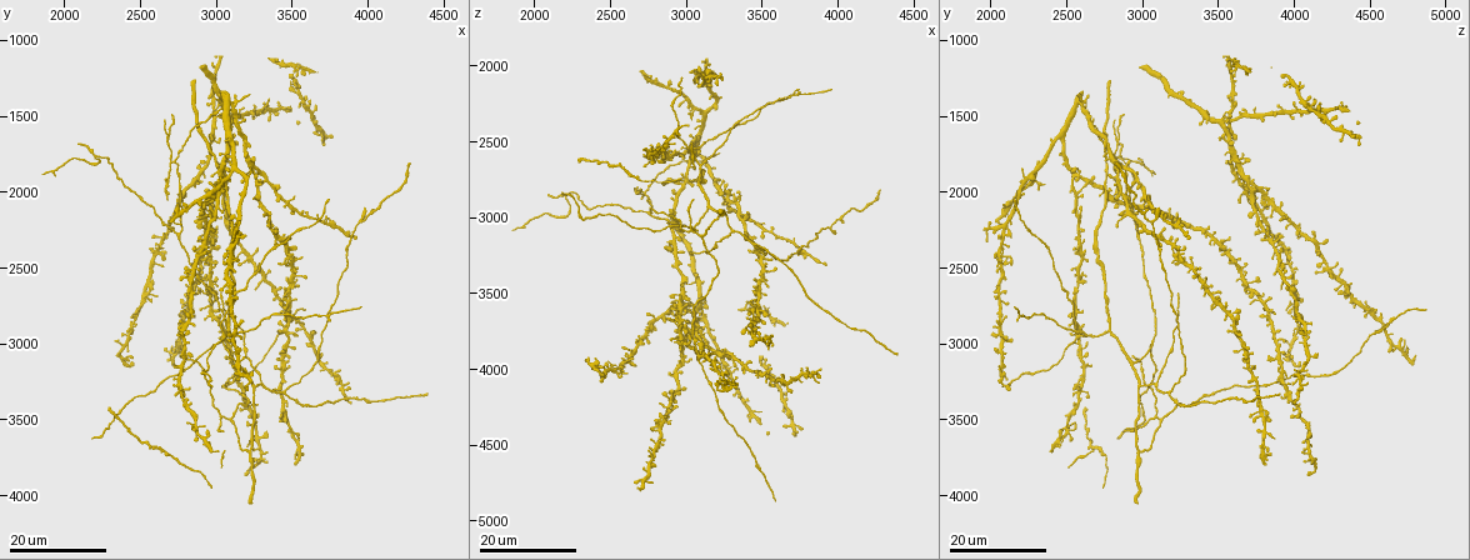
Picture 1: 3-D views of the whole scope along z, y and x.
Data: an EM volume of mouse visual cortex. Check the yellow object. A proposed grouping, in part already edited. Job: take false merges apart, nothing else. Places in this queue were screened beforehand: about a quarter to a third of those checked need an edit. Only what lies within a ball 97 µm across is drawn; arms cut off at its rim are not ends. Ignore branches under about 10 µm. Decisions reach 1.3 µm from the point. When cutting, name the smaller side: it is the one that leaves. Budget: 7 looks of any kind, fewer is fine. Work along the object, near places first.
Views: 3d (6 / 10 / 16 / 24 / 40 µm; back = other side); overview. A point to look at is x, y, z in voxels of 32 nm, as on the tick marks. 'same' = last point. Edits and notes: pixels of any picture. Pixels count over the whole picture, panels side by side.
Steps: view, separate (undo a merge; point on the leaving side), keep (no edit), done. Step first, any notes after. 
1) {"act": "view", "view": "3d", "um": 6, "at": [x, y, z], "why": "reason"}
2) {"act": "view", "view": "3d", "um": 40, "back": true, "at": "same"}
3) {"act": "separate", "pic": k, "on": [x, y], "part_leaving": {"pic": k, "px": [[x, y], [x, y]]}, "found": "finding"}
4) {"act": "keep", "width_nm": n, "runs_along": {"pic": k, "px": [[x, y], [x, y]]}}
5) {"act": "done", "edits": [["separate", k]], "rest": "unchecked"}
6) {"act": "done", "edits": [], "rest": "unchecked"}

{"act": "view", "view": "3d", "um": 16, "at": [3080, 3220, 3960], "why": "three arms meet"}

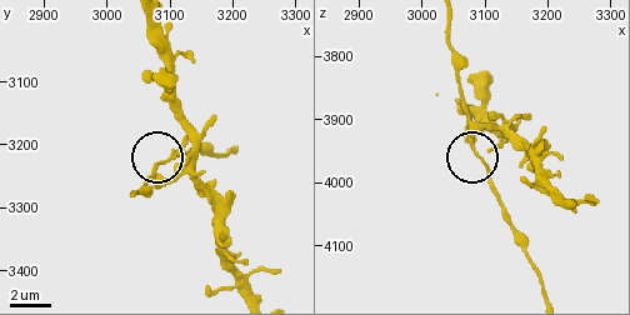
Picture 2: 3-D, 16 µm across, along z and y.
{"act": "view", "view": "3d", "um": 6, "at": [3095, 3220, 3965]}

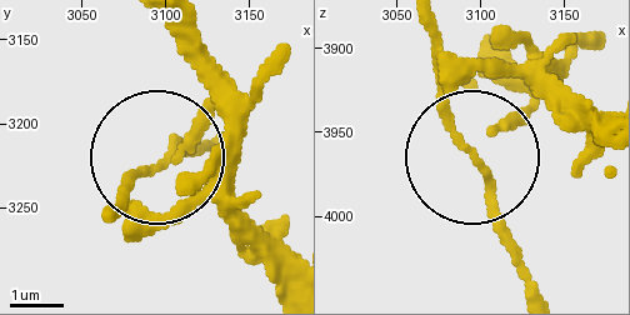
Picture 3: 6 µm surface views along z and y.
{"act": "view", "view": "3d", "um": 6, "back": true, "at": [3100, 3224, 3968]}

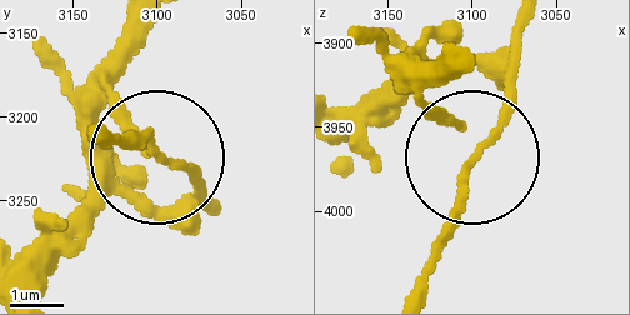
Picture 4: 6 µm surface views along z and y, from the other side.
{"act": "keep", "arms": 3, "runs_along": {"pic": 4, "px": [[156, 23], [120, 90], [160, 158], [111, 144]]}, "found": "all the same neuron"}

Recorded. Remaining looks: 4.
{"act": "view", "view": "3d", "um": 16, "at": [3080, 3500, 3120], "why": "three-way junction"}

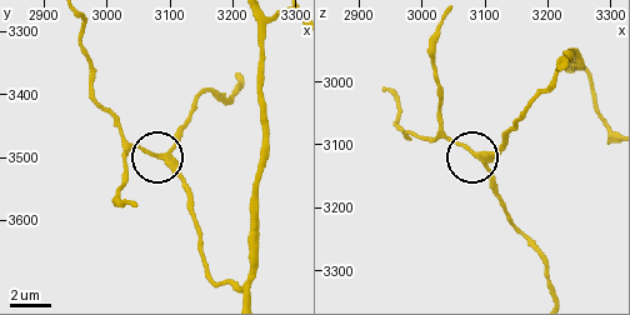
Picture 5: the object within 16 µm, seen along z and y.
{"act": "view", "view": "3d", "um": 10, "at": [3085, 3495, 3115], "why": "closer look"}

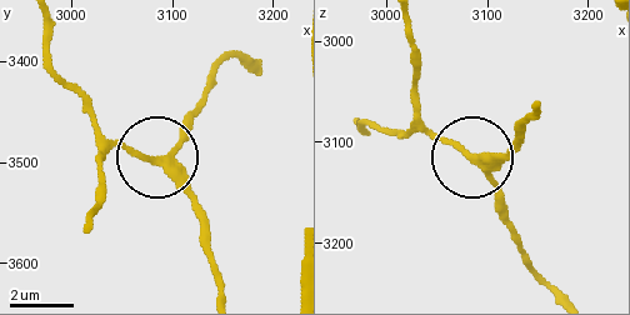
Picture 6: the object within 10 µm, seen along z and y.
{"act": "keep", "width_nm": 240, "runs_along": {"pic": 6, "px": [[558, 289], [523, 249], [493, 184], [461, 151], [415, 128]]}, "found": "continuous, no second neuron"}

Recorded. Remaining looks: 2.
{"act": "view", "view": "3d", "um": 16, "at": [2700, 1820, 2820]}

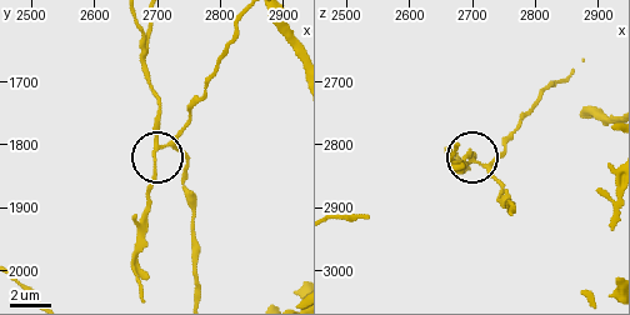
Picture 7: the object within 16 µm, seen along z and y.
{"act": "view", "view": "3d", "um": 6, "at": [2720, 1795, 2835]}

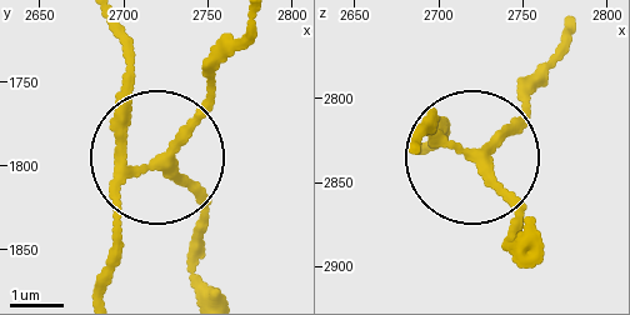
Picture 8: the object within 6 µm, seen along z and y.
{"act": "separate", "pic": 8, "on": [124, 88], "part_leaving": {"pic": 8, "px": [[120, 161], [115, 31]]}, "found": "a second neuron is stuck on"}

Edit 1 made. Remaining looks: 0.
{"act": "done", "edits": [["separate", 8]], "rest": "unchecked"}

